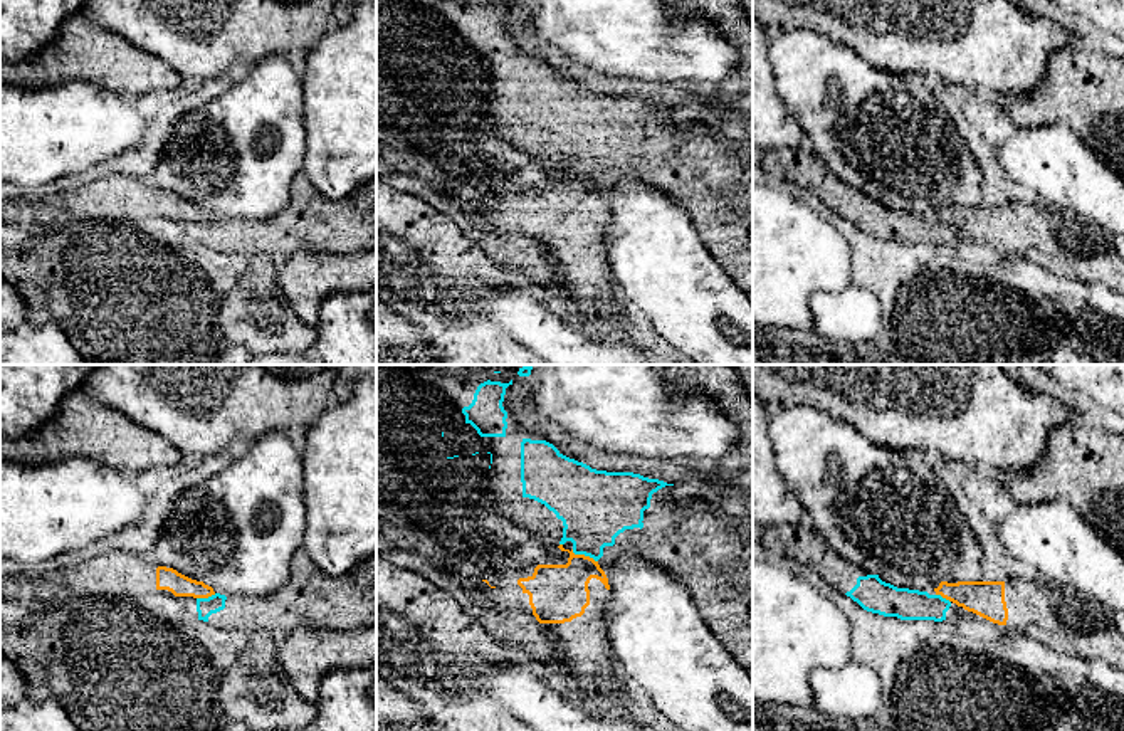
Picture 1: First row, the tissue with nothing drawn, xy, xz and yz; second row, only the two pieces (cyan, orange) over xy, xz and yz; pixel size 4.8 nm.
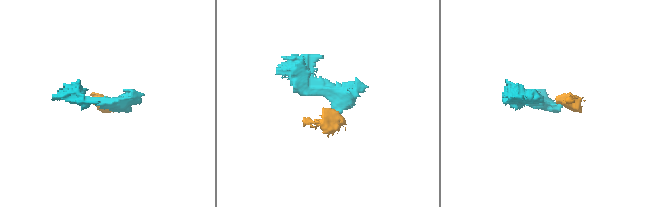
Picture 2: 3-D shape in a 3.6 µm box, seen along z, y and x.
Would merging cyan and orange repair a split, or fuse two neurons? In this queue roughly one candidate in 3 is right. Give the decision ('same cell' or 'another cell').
another cell

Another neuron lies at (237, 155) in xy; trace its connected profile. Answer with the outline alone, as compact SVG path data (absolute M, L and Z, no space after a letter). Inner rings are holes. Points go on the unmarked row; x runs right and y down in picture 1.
M270 55L218 97L178 119L151 176L160 187L170 187L215 217L260 222L287 207L304 156L302 81L286 55Z

